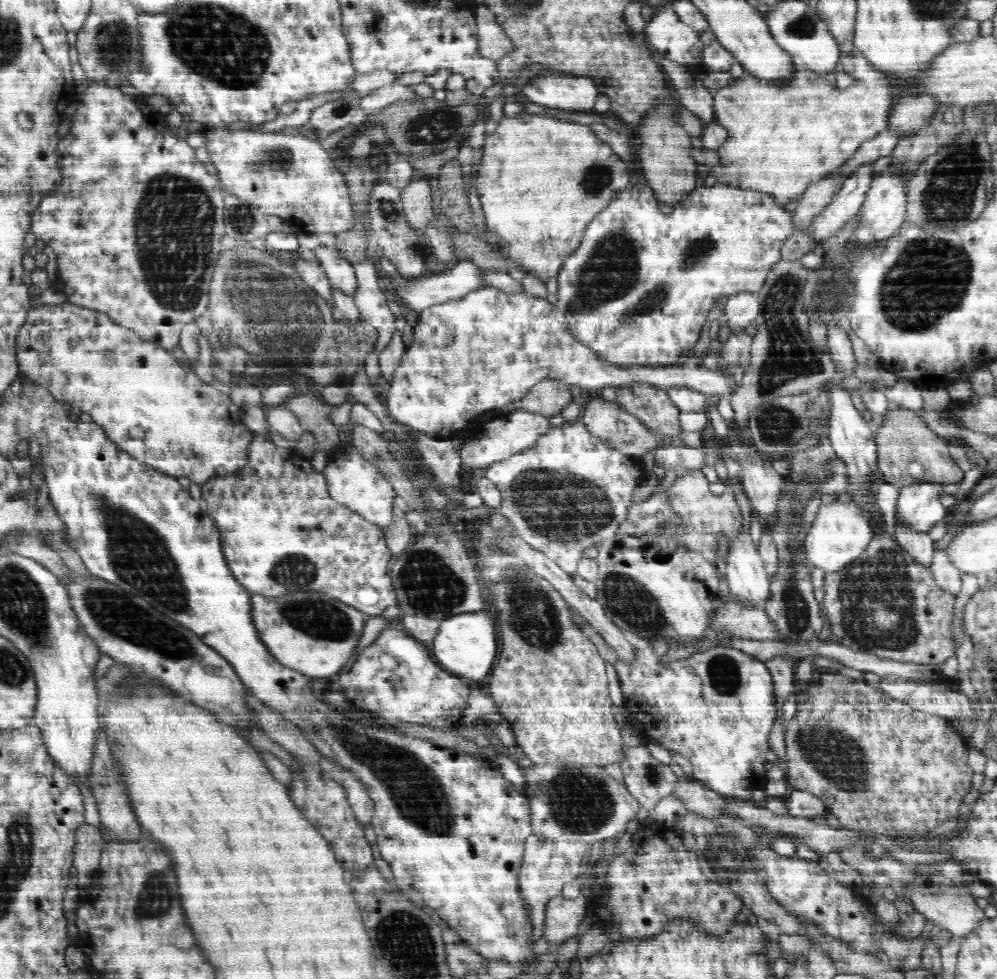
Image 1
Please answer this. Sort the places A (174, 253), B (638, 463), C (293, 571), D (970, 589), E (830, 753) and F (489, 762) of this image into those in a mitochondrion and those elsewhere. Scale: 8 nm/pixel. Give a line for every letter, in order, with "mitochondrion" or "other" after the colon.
A: mitochondrion
B: other
C: mitochondrion
D: other
E: mitochondrion
F: other

